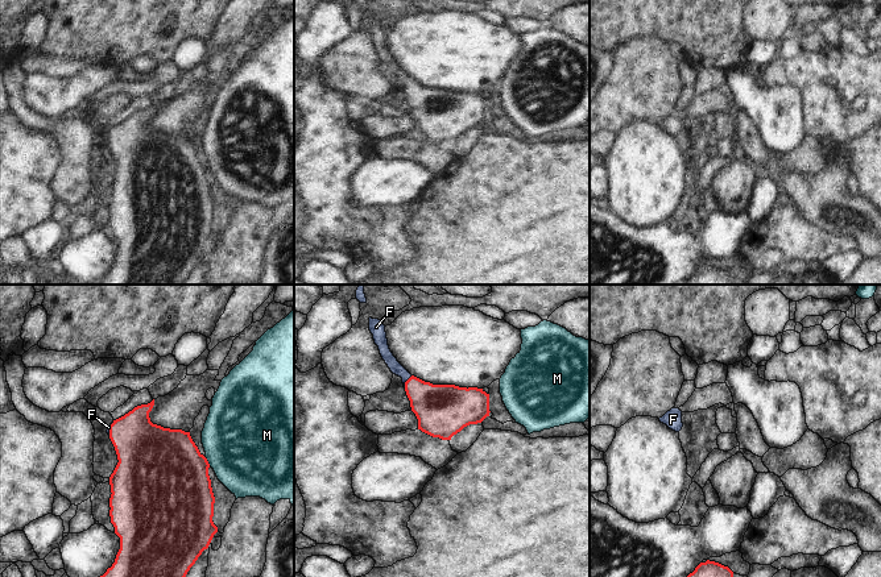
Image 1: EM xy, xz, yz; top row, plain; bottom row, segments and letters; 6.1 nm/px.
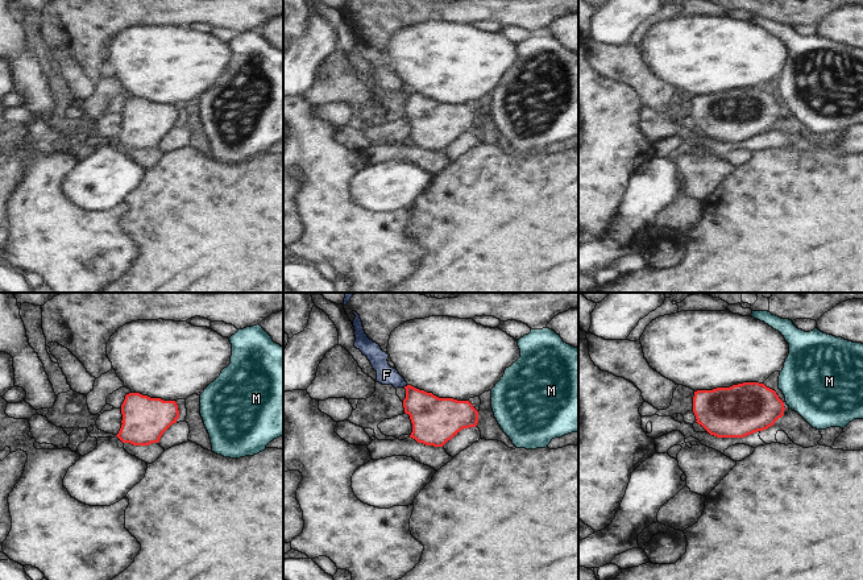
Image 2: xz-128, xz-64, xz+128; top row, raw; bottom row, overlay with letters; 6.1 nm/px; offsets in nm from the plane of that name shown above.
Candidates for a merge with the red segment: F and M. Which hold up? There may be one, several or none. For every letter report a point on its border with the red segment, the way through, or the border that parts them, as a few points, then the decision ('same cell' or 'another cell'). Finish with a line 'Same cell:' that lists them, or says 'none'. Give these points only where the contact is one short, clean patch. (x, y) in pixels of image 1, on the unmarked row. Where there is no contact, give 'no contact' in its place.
F: contact xz (406, 86); way xz (438, 112), (430, 108), (406, 86), (396, 73); same cell
M: contact xy (207, 166); another cell
Same cell: F

